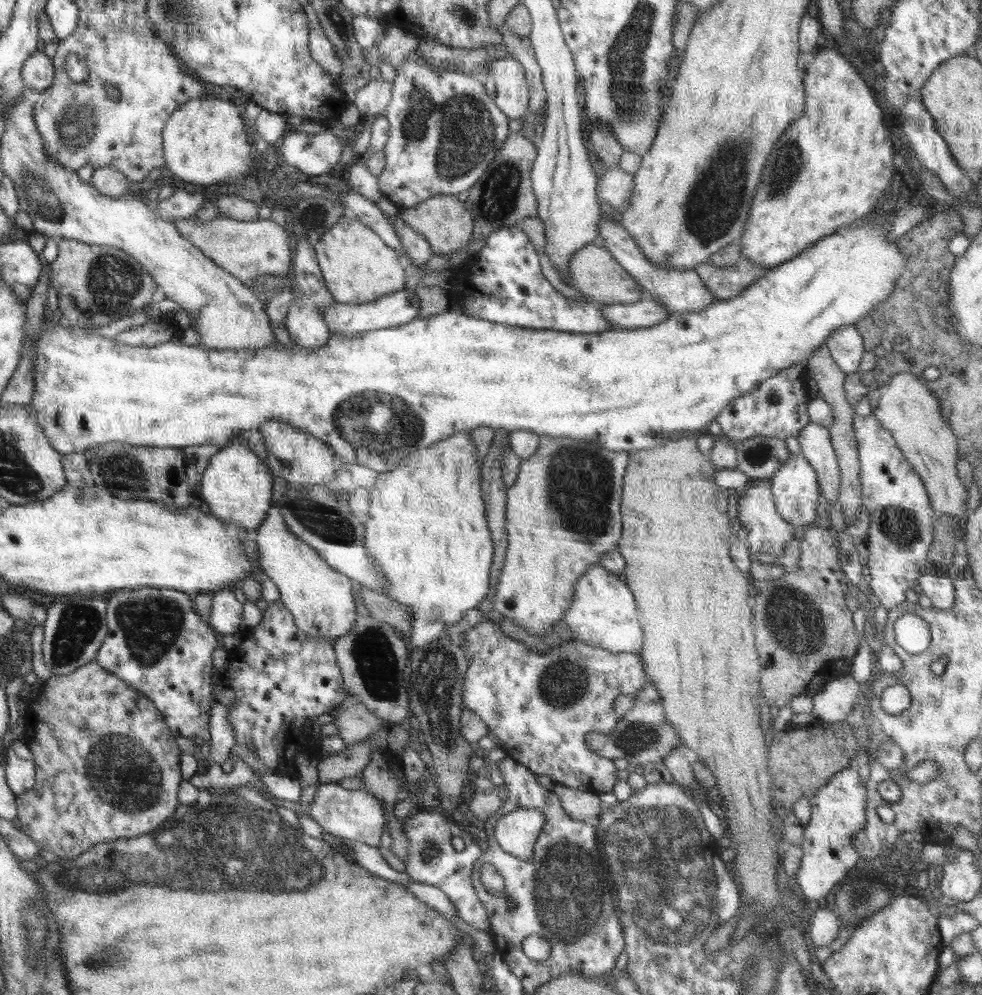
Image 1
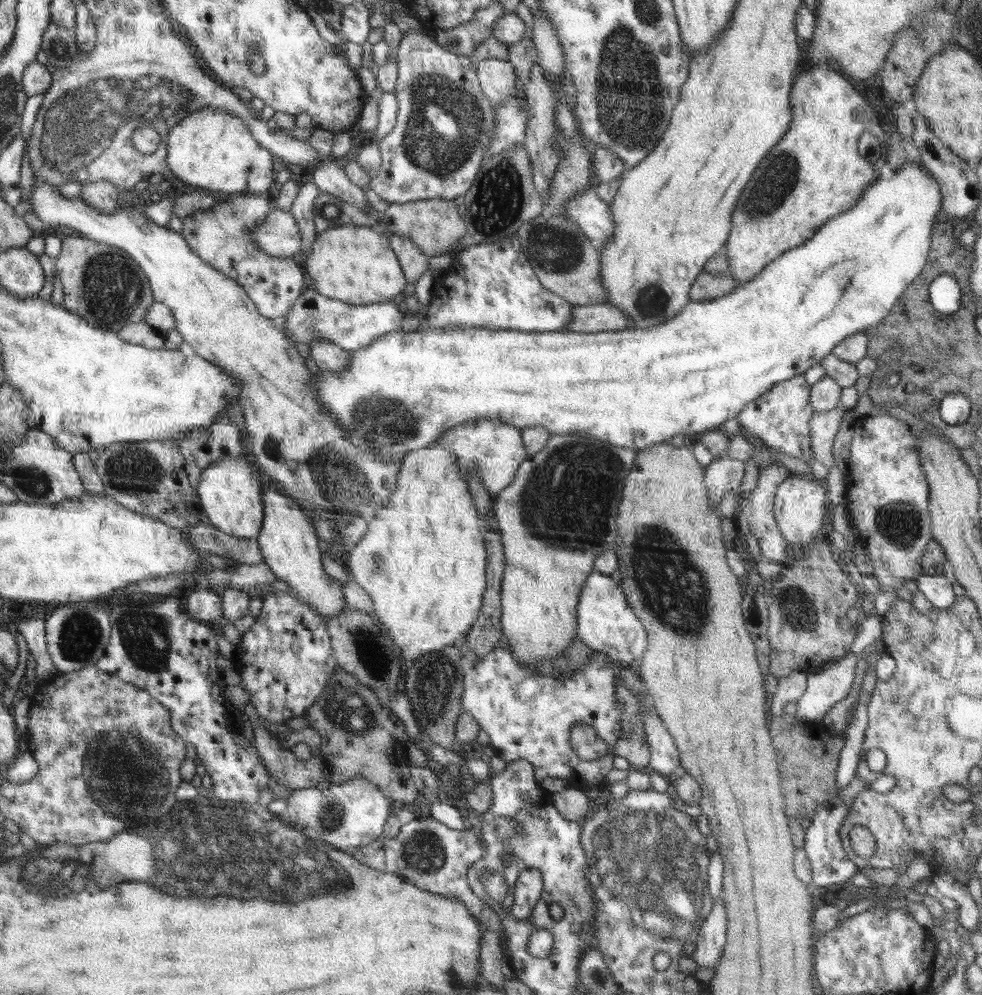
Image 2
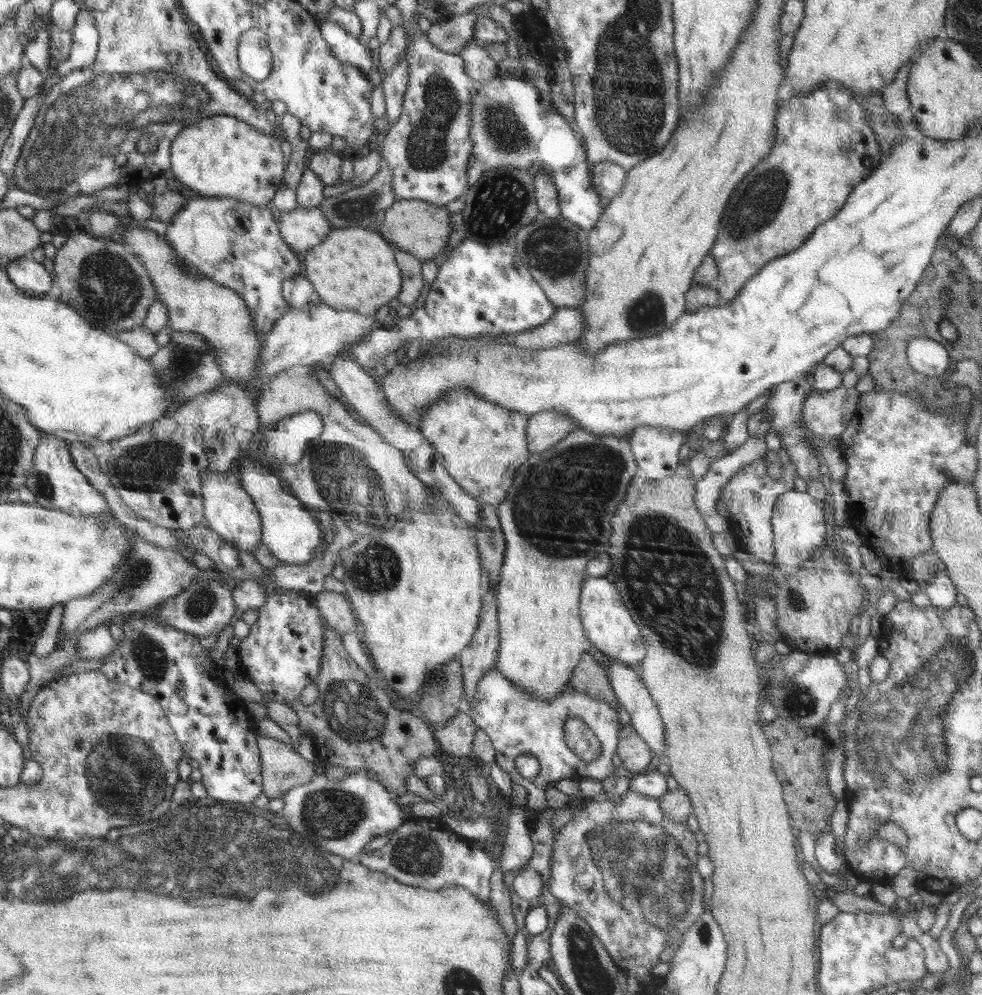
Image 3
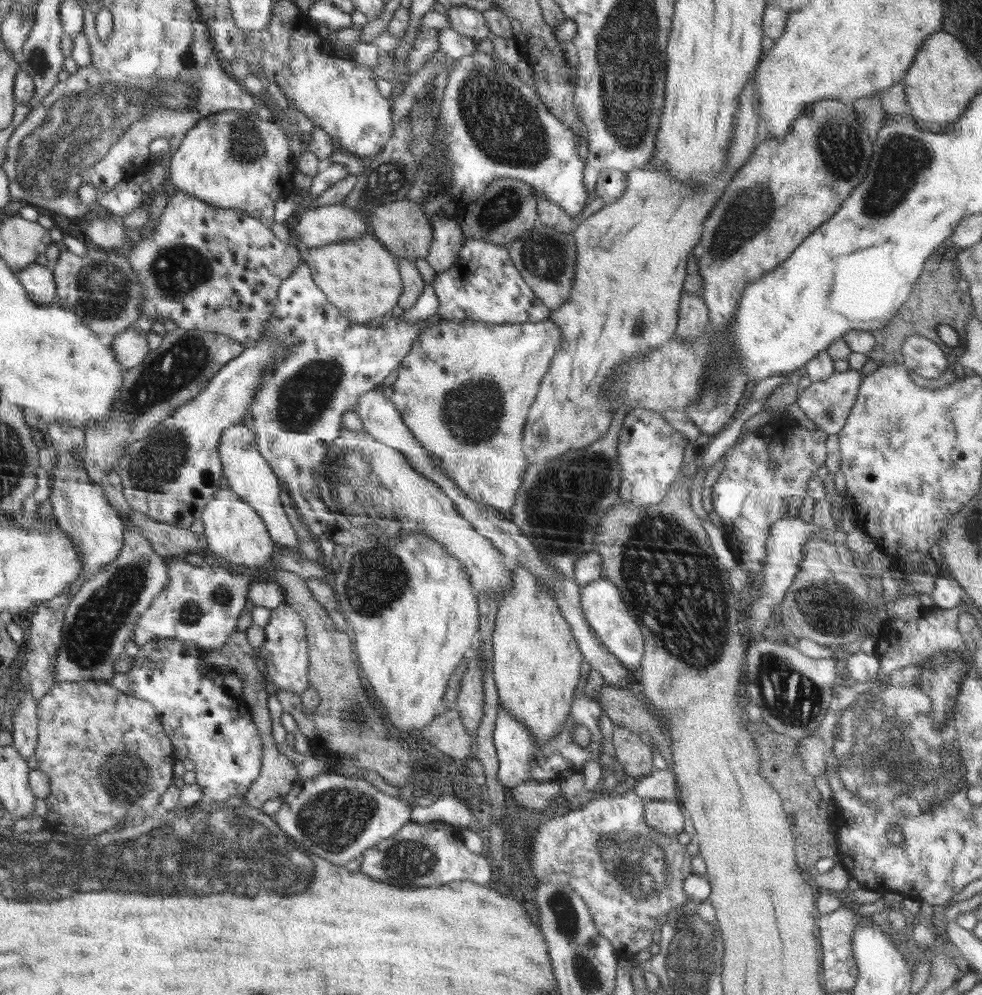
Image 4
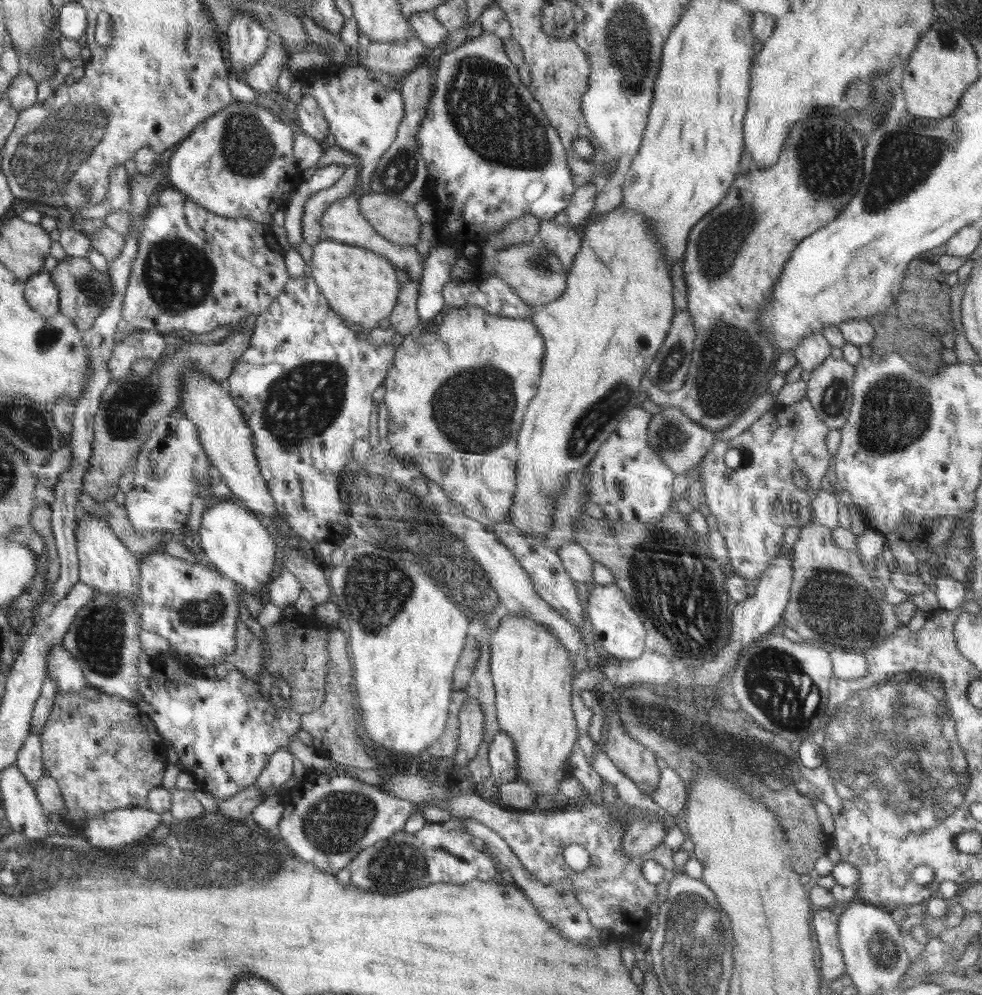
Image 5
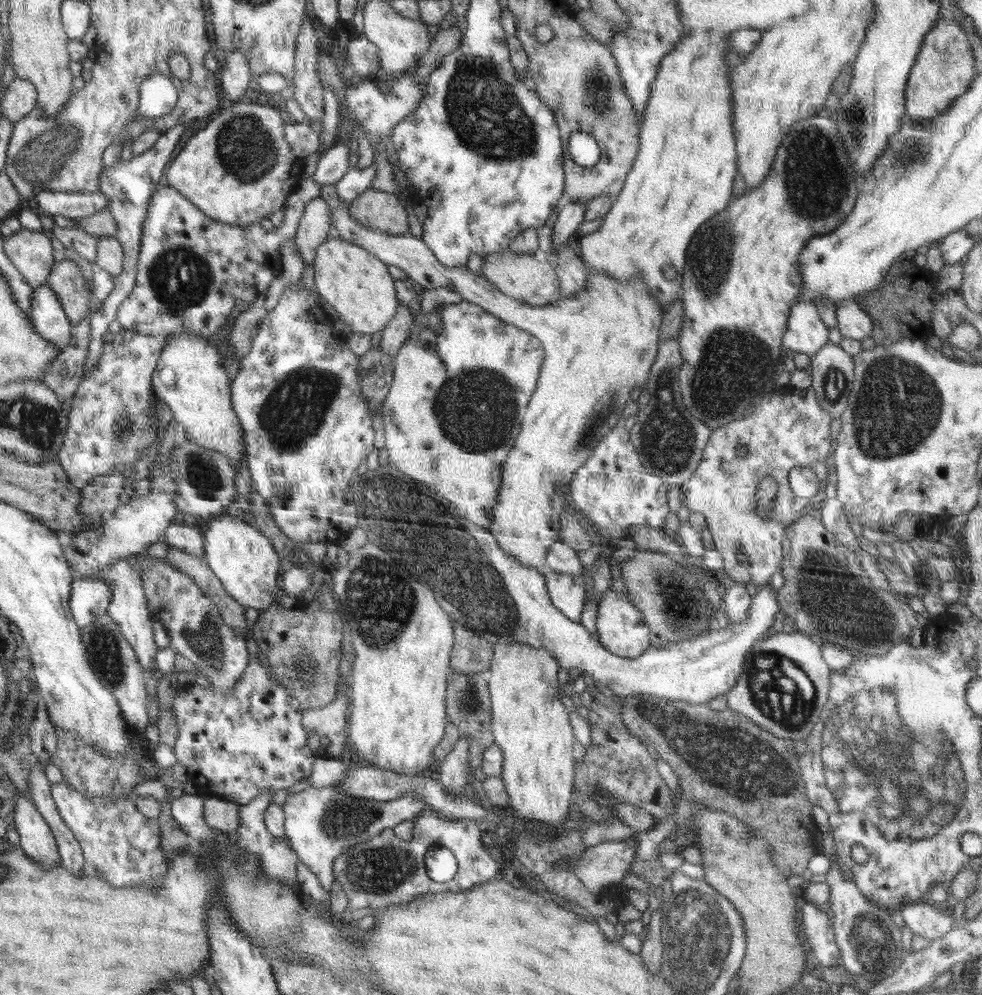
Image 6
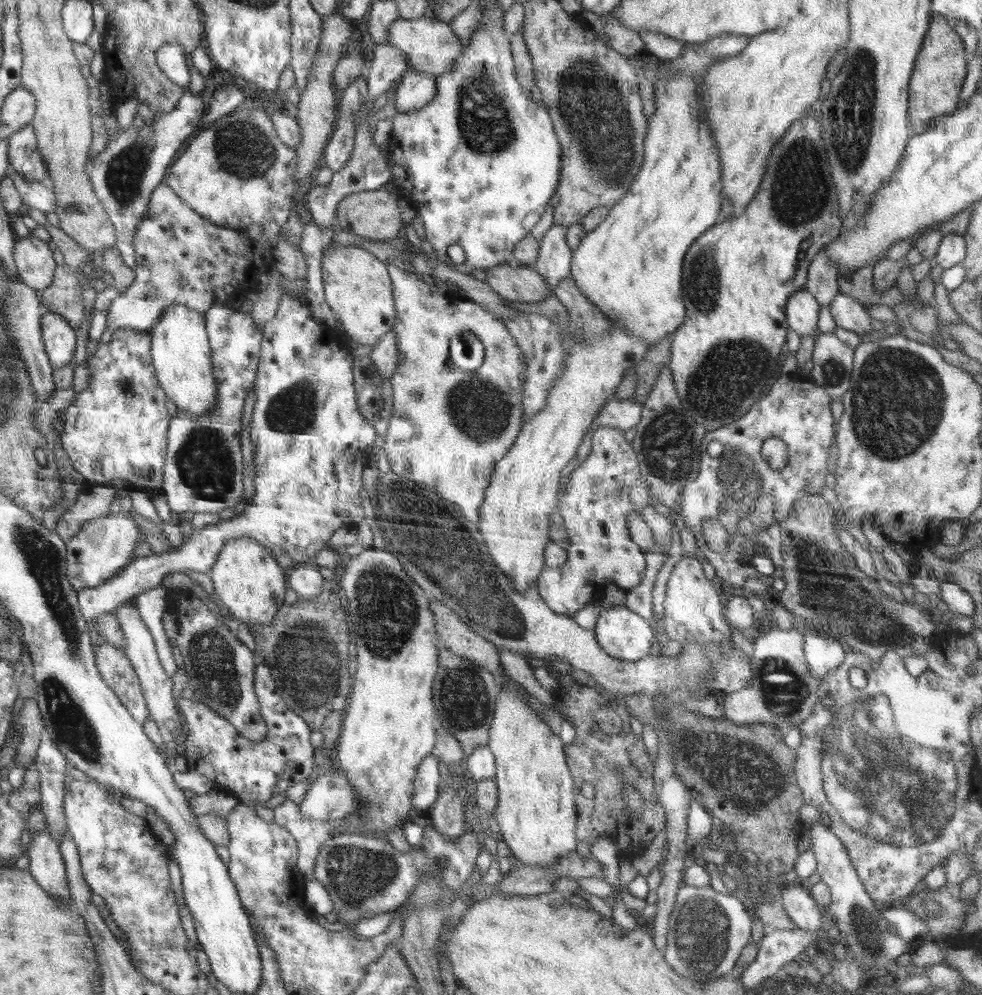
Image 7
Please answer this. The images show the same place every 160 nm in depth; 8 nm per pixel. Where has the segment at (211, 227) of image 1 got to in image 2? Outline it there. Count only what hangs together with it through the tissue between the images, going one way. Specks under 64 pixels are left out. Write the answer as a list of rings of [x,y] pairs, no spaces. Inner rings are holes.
[[[273,210],[263,224],[253,229],[251,237],[265,255],[286,258],[301,254],[301,230],[288,211]]]

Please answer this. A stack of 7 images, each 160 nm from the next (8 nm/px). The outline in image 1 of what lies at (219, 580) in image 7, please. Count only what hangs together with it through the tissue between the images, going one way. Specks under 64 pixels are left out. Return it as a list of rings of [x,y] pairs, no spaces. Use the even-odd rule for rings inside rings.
[[[239,440],[224,446],[211,458],[206,472],[203,473],[202,499],[216,519],[236,524],[254,533],[271,510],[272,476],[268,474],[268,468],[258,462],[258,456]]]

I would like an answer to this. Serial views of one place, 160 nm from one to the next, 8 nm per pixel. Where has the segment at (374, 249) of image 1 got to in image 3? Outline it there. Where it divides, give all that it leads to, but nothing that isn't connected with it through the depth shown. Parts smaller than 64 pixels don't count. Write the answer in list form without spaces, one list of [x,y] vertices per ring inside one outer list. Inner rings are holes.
[[[372,227],[332,228],[328,236],[318,245],[308,249],[304,255],[305,276],[312,282],[322,302],[336,310],[356,310],[364,316],[373,316],[377,310],[397,298],[403,288],[402,268],[396,266],[394,250]]]

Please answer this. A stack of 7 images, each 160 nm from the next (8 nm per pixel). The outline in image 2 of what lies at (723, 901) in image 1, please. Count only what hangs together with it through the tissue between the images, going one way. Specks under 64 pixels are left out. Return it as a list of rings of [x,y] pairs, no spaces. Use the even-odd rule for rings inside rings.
[[[721,898],[713,903],[712,910],[704,919],[696,938],[696,950],[692,960],[699,968],[716,966],[727,941],[727,918]]]

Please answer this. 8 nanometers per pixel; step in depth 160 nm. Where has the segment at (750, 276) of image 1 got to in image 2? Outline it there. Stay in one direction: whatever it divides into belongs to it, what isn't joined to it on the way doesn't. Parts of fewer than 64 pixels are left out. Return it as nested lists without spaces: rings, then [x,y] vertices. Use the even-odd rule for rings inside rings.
[[[702,271],[694,279],[689,297],[696,302],[712,301],[729,295],[737,286],[737,282],[728,272],[712,275]]]

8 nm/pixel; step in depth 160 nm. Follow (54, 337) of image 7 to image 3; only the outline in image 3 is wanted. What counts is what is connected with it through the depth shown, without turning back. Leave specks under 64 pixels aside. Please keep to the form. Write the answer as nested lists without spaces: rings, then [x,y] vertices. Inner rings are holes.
[[[30,255],[22,257],[22,260],[13,260],[5,269],[11,281],[25,294],[42,297],[52,286],[52,278],[46,268],[37,261],[30,260]]]

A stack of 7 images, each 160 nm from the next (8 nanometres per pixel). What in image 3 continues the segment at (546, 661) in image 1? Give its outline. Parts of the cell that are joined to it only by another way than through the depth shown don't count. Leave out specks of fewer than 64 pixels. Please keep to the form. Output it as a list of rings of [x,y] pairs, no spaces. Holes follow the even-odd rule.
[[[496,666],[490,671],[484,673],[479,680],[475,696],[468,697],[468,710],[466,710],[476,723],[477,728],[484,730],[495,748],[495,762],[497,765],[510,775],[511,781],[518,786],[524,786],[528,790],[528,810],[544,810],[547,809],[547,801],[545,800],[545,790],[553,786],[556,782],[562,779],[594,778],[603,780],[609,777],[612,773],[619,772],[611,758],[617,753],[617,742],[622,724],[618,721],[616,709],[612,708],[607,702],[594,698],[584,692],[578,692],[574,689],[572,693],[568,690],[561,692],[556,698],[547,700],[547,698],[537,698],[533,696],[533,692],[523,692],[517,685],[510,682],[508,678],[502,676]],[[571,718],[579,718],[583,720],[589,727],[585,728],[583,733],[588,743],[590,753],[594,750],[602,748],[601,755],[595,760],[585,762],[574,752],[569,749],[564,739],[564,723]],[[520,755],[534,755],[540,763],[539,773],[535,777],[522,776],[515,767],[515,760]]]

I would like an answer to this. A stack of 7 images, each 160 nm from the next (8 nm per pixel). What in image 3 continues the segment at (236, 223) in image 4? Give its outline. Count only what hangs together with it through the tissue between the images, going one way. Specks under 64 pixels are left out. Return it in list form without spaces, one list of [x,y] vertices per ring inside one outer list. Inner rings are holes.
[[[201,197],[188,202],[167,223],[166,237],[183,266],[195,276],[205,276],[220,286],[227,286],[236,291],[246,302],[247,309],[254,315],[255,333],[259,338],[267,335],[278,324],[279,319],[290,308],[283,299],[282,286],[292,276],[300,272],[300,260],[294,256],[292,248],[282,242],[278,232],[279,224],[274,222],[272,210],[235,198]]]

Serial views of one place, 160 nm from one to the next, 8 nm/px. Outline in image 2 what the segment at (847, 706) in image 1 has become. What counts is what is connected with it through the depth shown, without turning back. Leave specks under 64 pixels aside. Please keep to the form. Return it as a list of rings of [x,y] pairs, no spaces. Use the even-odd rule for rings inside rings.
[[[848,653],[842,660],[828,662],[822,670],[809,674],[807,688],[796,700],[796,713],[800,721],[818,721],[829,713],[830,709],[844,700],[855,679],[855,668],[863,656]]]

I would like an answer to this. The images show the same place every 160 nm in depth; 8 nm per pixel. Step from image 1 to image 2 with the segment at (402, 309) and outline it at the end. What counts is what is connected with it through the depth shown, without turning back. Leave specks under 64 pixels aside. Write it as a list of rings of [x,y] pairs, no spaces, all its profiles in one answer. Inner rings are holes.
[[[310,288],[299,296],[295,304],[292,305],[290,312],[280,322],[282,330],[286,332],[286,339],[294,345],[294,342],[302,342],[302,344],[310,345],[311,340],[329,340],[344,350],[357,350],[358,348],[370,345],[372,340],[376,340],[380,334],[396,331],[396,328],[401,326],[402,321],[408,316],[408,313],[400,313],[400,310],[396,308],[396,304],[392,304],[392,301],[393,299],[389,299],[382,302],[382,304],[374,302],[364,306],[354,306],[347,302],[318,294],[314,289]]]

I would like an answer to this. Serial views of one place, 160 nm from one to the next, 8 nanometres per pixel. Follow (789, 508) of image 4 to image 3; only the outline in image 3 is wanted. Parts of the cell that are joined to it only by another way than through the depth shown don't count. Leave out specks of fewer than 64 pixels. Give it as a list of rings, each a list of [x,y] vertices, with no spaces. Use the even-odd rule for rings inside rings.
[[[779,449],[778,451],[767,450],[766,455],[763,457],[753,460],[748,466],[740,469],[731,480],[728,481],[721,489],[719,494],[719,501],[724,504],[724,508],[728,510],[728,523],[730,524],[729,532],[735,536],[735,543],[737,546],[737,553],[742,556],[753,554],[756,558],[759,558],[764,563],[772,565],[774,564],[774,534],[771,530],[771,519],[774,512],[774,505],[780,494],[785,492],[790,492],[794,490],[794,478],[797,474],[797,470],[793,460],[790,455],[785,452],[784,449]],[[776,461],[784,465],[784,471],[778,479],[772,479],[768,475],[768,469],[766,468],[766,462]]]

